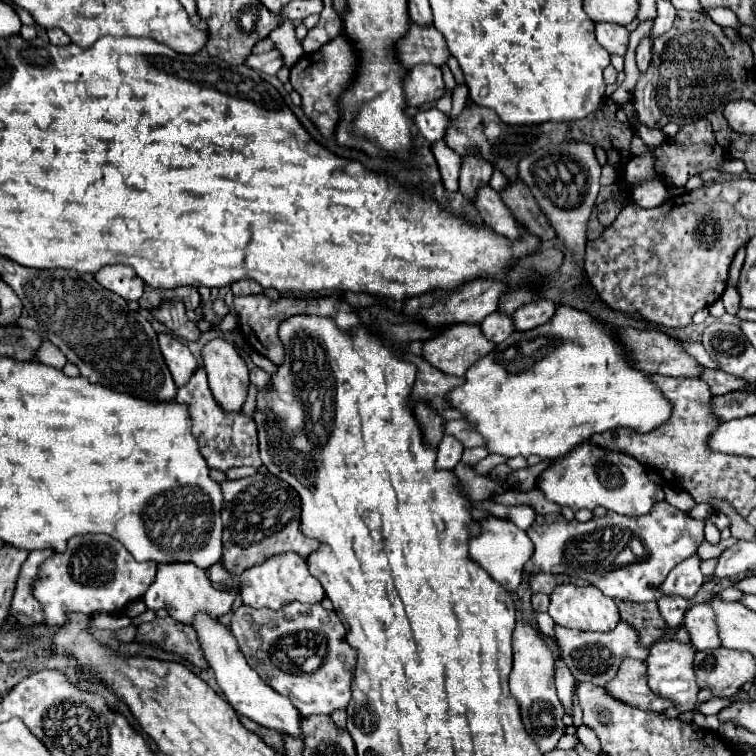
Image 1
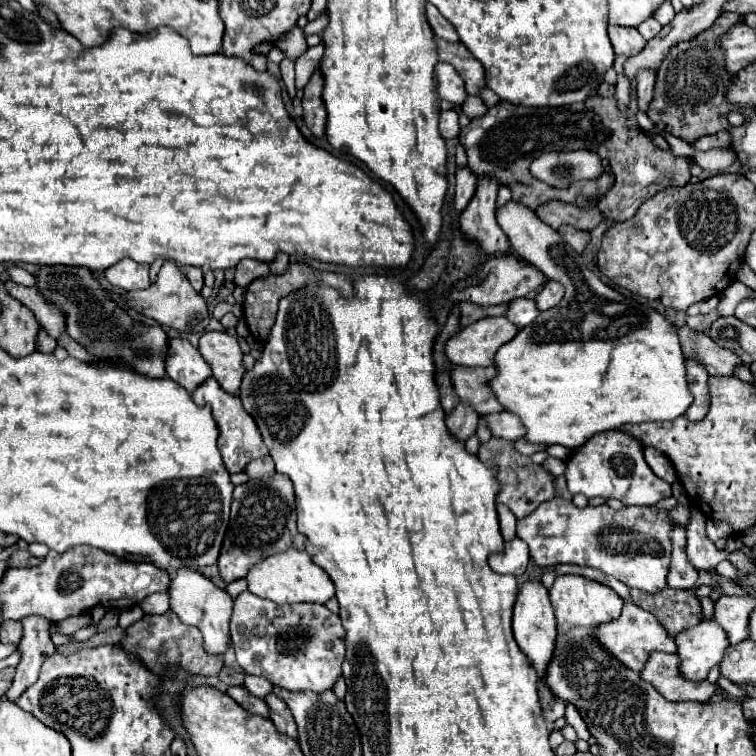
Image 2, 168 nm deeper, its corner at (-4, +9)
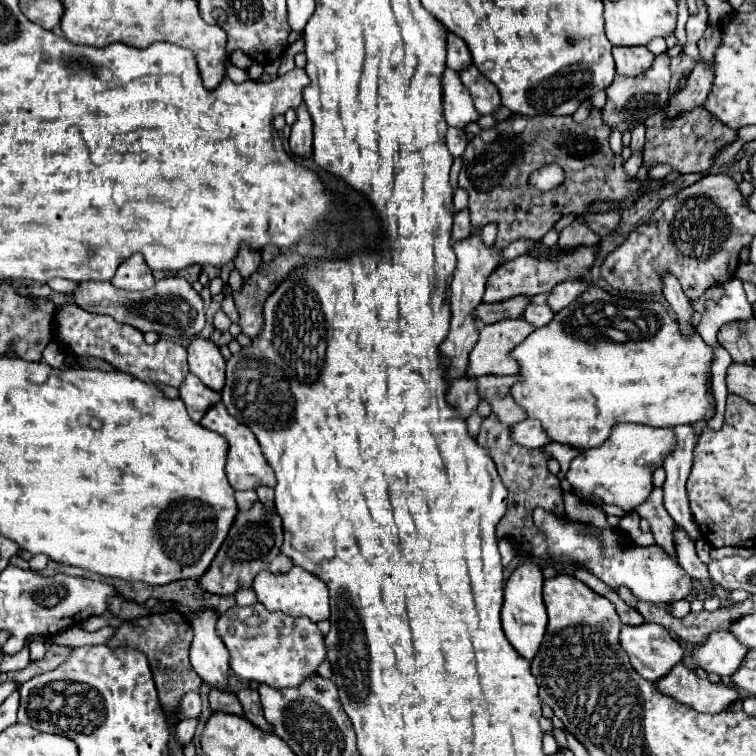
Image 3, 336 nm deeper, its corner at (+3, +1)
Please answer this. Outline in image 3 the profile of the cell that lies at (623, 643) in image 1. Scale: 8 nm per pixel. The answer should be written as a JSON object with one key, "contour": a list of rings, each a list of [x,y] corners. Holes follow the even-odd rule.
{"contour":[[[648,622],[640,626],[622,626],[620,646],[628,654],[632,668],[650,682],[668,674],[684,656],[682,646],[664,626]]]}

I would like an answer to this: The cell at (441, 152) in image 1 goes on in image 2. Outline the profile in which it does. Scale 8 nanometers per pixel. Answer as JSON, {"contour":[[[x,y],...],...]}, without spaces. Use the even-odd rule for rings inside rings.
{"contour":[[[457,168],[457,184],[455,184],[455,208],[463,212],[475,194],[477,178],[471,178],[469,168]]]}

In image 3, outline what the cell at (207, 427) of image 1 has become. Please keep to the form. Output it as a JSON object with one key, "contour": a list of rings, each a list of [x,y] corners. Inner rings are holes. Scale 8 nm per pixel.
{"contour":[[[222,402],[214,404],[214,406],[208,410],[208,414],[204,414],[202,420],[200,420],[200,424],[202,424],[204,428],[208,428],[208,430],[218,432],[220,436],[224,436],[224,438],[228,440],[230,448],[228,448],[226,474],[228,474],[228,482],[230,482],[230,486],[232,486],[234,490],[252,490],[252,488],[258,486],[258,484],[266,484],[266,486],[274,486],[274,484],[276,484],[276,478],[274,478],[274,474],[272,474],[272,468],[268,466],[268,462],[266,462],[266,458],[264,458],[264,454],[262,454],[262,450],[260,450],[260,444],[258,444],[256,436],[254,436],[244,424],[240,424],[236,418],[232,418],[232,416],[226,412],[226,408],[224,408]]]}

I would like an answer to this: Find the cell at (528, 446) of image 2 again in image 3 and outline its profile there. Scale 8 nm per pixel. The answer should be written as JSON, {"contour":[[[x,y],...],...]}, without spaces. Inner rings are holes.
{"contour":[[[550,442],[550,444],[542,446],[542,450],[544,450],[546,454],[550,454],[550,458],[554,458],[554,460],[560,462],[562,472],[568,470],[570,460],[580,452],[580,450],[576,450],[576,448],[570,448],[570,446],[564,446],[564,444],[558,444],[558,442]]]}

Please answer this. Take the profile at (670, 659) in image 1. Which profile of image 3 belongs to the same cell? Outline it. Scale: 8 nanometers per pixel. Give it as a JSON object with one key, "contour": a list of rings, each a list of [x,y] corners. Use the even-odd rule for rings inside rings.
{"contour":[[[716,630],[702,644],[696,644],[690,654],[696,668],[730,676],[740,666],[746,652],[748,648],[742,646],[728,630]]]}

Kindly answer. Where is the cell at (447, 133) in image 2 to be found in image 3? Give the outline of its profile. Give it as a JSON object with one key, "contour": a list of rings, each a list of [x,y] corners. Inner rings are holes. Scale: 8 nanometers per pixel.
{"contour":[[[448,126],[448,132],[446,132],[446,146],[448,146],[448,150],[450,150],[452,156],[462,156],[462,152],[464,152],[464,148],[466,148],[466,142],[468,142],[468,140],[466,140],[464,130]]]}

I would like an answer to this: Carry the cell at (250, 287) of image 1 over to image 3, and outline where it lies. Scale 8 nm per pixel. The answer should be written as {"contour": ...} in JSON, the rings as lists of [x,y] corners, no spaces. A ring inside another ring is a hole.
{"contour":[[[240,248],[234,266],[240,272],[242,280],[248,280],[248,276],[252,276],[260,268],[260,252],[250,252],[248,248]]]}

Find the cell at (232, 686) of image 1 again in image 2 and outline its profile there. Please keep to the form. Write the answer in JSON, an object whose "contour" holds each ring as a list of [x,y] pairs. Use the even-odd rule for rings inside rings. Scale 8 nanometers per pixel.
{"contour":[[[245,676],[245,684],[243,686],[253,696],[259,696],[259,698],[265,698],[273,690],[273,684],[269,680],[265,680],[263,676]]]}

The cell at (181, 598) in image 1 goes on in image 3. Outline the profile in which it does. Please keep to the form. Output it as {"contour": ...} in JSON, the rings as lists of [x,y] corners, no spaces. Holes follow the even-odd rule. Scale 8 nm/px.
{"contour":[[[200,608],[198,612],[184,614],[188,616],[188,622],[192,624],[194,640],[190,646],[190,662],[196,674],[210,686],[218,690],[226,690],[228,686],[228,650],[224,648],[224,642],[220,636],[216,636],[216,622],[218,622],[218,612],[214,608]]]}

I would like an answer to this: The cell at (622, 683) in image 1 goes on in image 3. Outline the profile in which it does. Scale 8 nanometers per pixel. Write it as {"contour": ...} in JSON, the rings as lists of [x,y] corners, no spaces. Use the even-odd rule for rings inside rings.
{"contour":[[[676,664],[668,676],[662,676],[656,682],[656,688],[680,704],[692,706],[698,712],[718,714],[728,704],[738,700],[738,692],[732,686],[712,684],[710,680],[700,680],[692,668],[686,668],[684,664]]]}

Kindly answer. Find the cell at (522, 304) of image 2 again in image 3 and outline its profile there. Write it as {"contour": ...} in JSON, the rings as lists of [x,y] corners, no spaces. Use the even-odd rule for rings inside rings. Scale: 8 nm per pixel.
{"contour":[[[528,304],[528,308],[522,314],[522,320],[528,320],[528,324],[532,324],[532,326],[542,326],[542,324],[548,324],[548,320],[552,320],[552,316],[554,316],[554,312],[550,312],[546,308],[546,304],[544,306]]]}

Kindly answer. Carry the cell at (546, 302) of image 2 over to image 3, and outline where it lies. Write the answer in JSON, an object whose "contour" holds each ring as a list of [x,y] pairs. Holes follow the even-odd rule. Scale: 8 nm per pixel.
{"contour":[[[564,280],[556,288],[552,288],[546,304],[552,308],[552,312],[560,312],[572,300],[576,300],[580,296],[580,292],[584,292],[586,288],[588,288],[588,282],[582,282],[582,280]]]}

